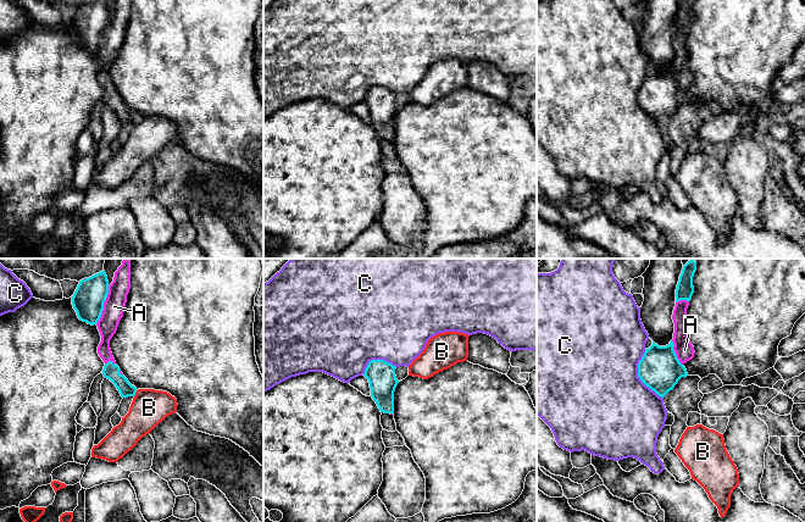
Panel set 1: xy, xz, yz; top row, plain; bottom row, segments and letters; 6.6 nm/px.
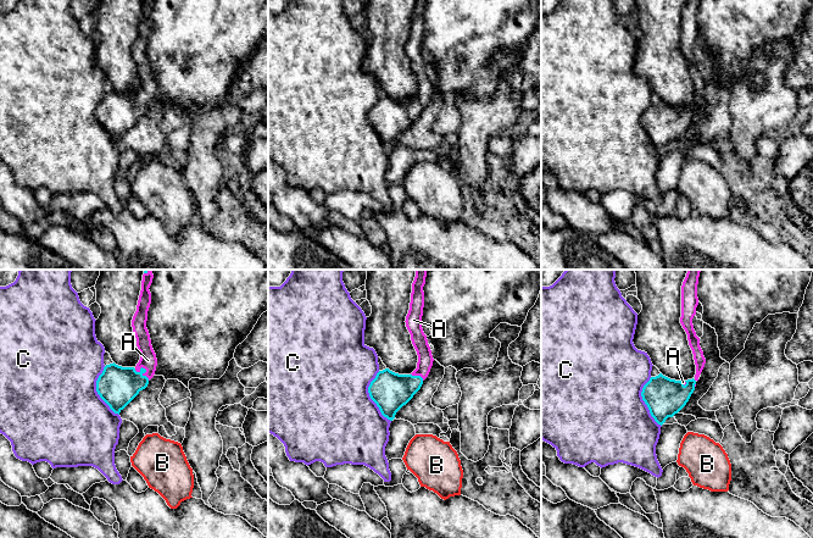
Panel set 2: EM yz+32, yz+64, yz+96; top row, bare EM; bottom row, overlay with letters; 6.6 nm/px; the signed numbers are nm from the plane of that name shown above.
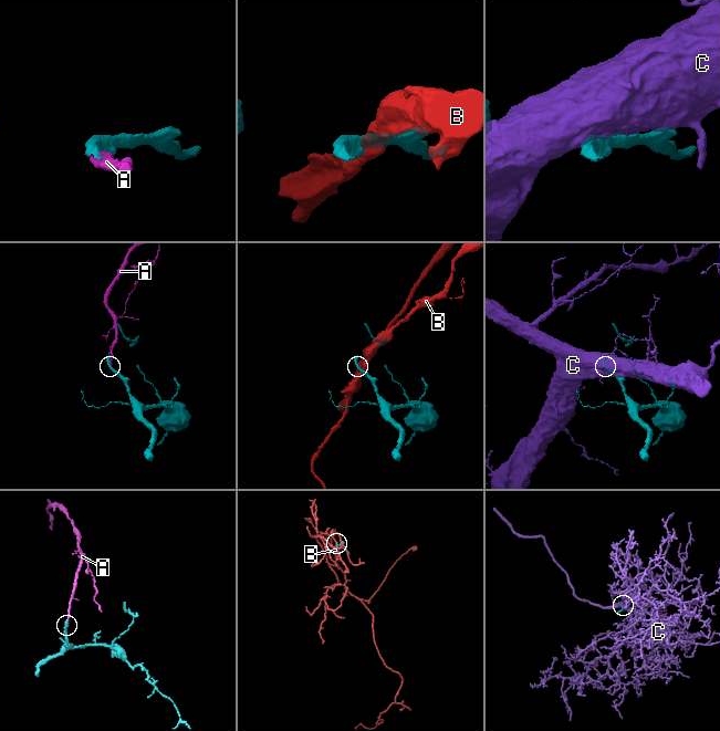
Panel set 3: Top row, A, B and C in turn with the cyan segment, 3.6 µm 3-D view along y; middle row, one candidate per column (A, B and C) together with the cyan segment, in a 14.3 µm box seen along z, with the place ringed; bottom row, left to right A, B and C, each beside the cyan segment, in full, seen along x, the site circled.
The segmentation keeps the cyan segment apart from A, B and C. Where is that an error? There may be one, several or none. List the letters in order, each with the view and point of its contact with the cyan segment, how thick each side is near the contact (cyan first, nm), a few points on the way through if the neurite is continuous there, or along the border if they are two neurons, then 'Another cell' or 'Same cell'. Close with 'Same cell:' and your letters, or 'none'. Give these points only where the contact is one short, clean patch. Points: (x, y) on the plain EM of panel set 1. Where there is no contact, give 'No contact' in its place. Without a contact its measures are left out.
A: Touches cyan at xy (103, 32). Thickness 220 nm (cyan) against 140 nm. Same cell
B: Touches cyan at xy (135, 118). Thickness 110 nm (cyan) against 240 nm. Boundary: xy (137, 117), (133, 122). Another cell
C: Touches cyan at yz (638, 103). Thickness 280 nm (cyan) against 500 nm. Another cell
Same cell: A

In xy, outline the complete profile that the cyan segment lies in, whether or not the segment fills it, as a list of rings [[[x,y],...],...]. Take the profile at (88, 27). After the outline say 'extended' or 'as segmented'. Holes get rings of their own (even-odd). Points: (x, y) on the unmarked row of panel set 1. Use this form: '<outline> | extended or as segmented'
[[[96,0],[79,7],[72,23],[72,32],[80,48],[96,51],[101,62],[98,80],[105,89],[102,101],[110,106],[122,124],[134,123],[137,115],[123,102],[112,83],[110,67],[123,44],[131,0],[115,0],[110,11],[106,0]]] | extended

